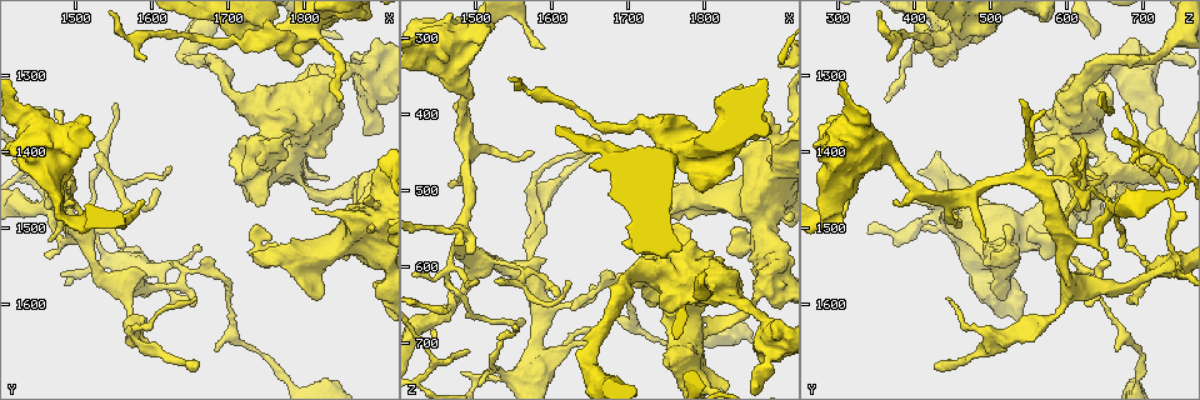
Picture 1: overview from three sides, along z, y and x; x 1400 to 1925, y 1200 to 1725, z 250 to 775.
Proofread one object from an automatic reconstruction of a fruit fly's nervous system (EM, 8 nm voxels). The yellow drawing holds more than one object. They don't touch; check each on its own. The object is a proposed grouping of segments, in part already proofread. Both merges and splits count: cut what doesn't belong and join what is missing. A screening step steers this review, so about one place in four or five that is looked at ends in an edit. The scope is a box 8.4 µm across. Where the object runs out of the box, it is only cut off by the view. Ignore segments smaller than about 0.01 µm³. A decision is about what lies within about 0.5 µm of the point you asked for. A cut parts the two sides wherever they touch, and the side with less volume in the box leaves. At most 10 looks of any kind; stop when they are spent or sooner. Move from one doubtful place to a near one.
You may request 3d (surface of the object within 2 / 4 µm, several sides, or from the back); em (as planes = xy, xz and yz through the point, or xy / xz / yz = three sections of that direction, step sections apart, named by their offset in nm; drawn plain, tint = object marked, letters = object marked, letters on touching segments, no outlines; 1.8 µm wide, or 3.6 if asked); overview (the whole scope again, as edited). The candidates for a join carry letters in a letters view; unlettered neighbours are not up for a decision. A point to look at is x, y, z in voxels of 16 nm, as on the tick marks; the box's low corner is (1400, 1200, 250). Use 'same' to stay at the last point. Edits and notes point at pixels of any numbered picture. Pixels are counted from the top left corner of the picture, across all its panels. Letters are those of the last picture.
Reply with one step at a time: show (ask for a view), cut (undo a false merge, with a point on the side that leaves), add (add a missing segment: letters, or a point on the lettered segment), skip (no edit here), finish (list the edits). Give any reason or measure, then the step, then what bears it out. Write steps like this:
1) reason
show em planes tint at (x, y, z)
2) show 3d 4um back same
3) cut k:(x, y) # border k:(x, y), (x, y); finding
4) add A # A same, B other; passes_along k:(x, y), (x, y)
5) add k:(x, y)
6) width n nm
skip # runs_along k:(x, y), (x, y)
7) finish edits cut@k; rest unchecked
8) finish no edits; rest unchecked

thin neck
show 3d 2um at (1490, 1485, 295)

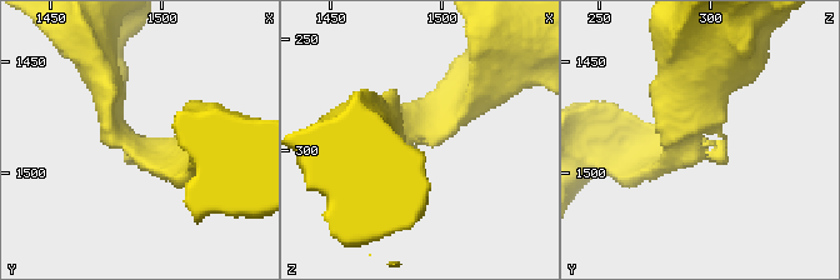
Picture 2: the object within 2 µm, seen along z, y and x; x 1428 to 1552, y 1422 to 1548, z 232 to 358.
need the tissue
show em planes letters at (1489, 1487, 294)

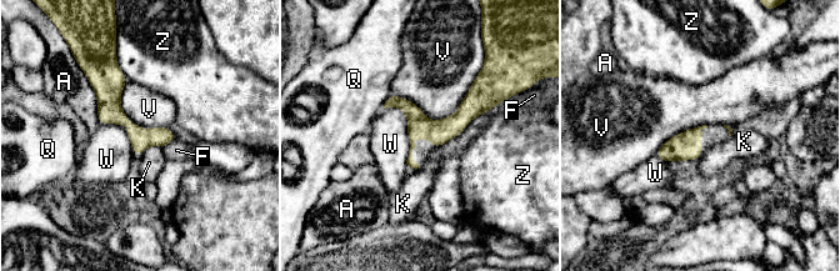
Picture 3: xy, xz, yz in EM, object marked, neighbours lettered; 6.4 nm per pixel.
width 140 nm
skip # A other, F other, K other, Q other, V other, W other, Z other; border 3:(479, 73), (440, 119), (393, 94); all the same neuron

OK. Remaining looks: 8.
thick turns thin
show 3d 4um at (1775, 1425, 685)

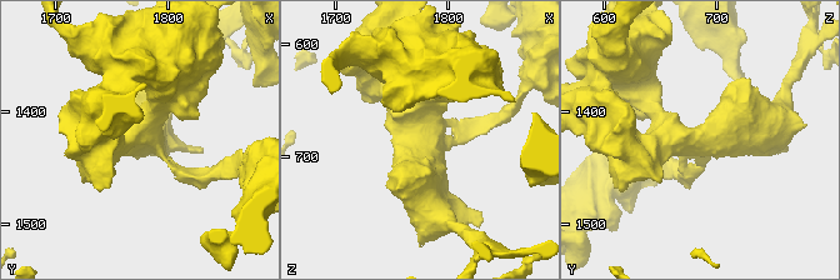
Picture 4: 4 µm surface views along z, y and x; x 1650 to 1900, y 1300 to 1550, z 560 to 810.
arms 3; arm_widths 160, 300, 600 nm
show em 3.6um planes letters at (1774, 1426, 678)

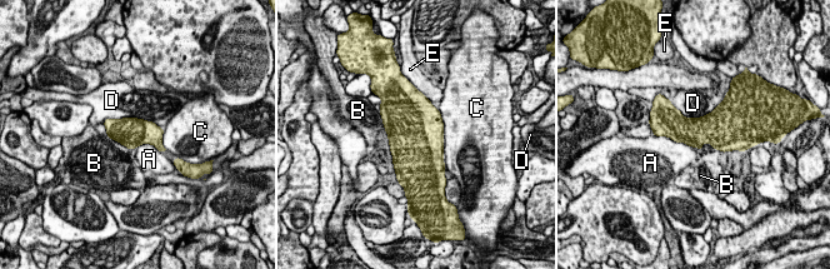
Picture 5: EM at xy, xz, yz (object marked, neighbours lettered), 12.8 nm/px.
longest_contact D 750 nm
skip # A other, B other, C other, D other, E other; border 5:(654, 134), (698, 148); continuous, no second neuron

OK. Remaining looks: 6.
thick turns thin
show 3d 4um at (1840, 1295, 645)

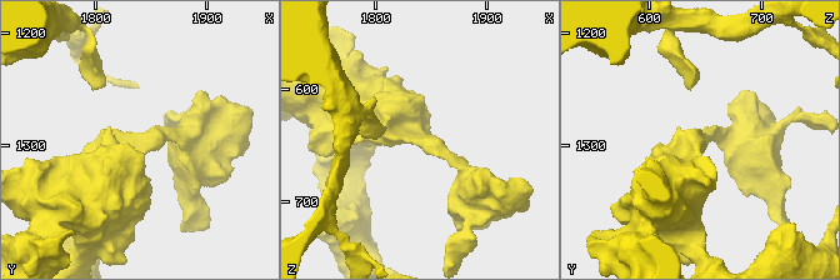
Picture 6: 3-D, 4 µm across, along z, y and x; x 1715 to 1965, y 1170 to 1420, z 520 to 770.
show em yz step 8 tint at (1842, 1296, 644)

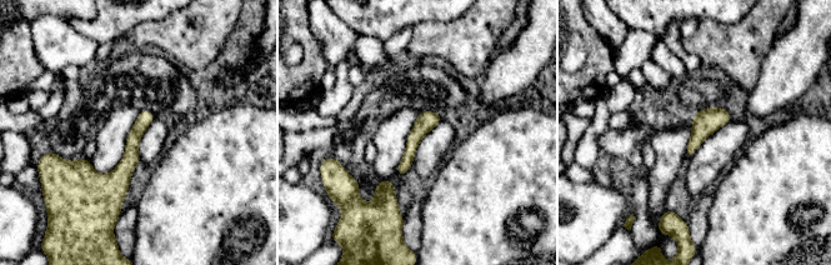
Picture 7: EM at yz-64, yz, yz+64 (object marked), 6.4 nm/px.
show em planes letters same

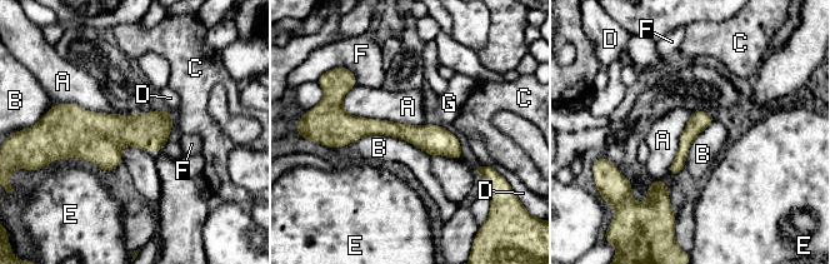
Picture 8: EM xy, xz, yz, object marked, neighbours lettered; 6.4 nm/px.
skip # A other, B other, C other, D other, E other, F other, G other; runs_along 8:(335, 125), (404, 130), (459, 155); one neuron here

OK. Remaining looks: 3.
branch stops here
show em planes letters at (1780, 1380, 550)

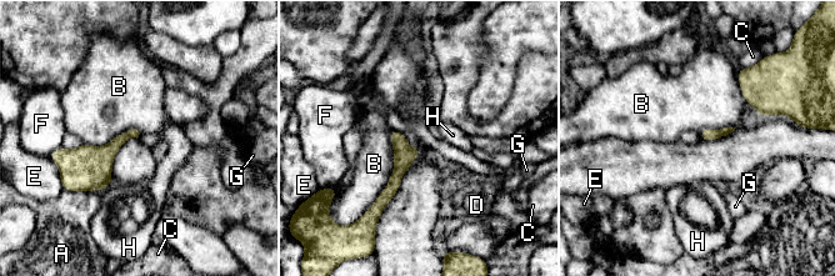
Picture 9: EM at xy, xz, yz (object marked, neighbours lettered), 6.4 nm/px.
longest_contact B 550 nm
skip # A other, B other, C other, D other, E other, F other, G other, H other; none of them fits

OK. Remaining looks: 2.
finish no edits; rest unchecked

